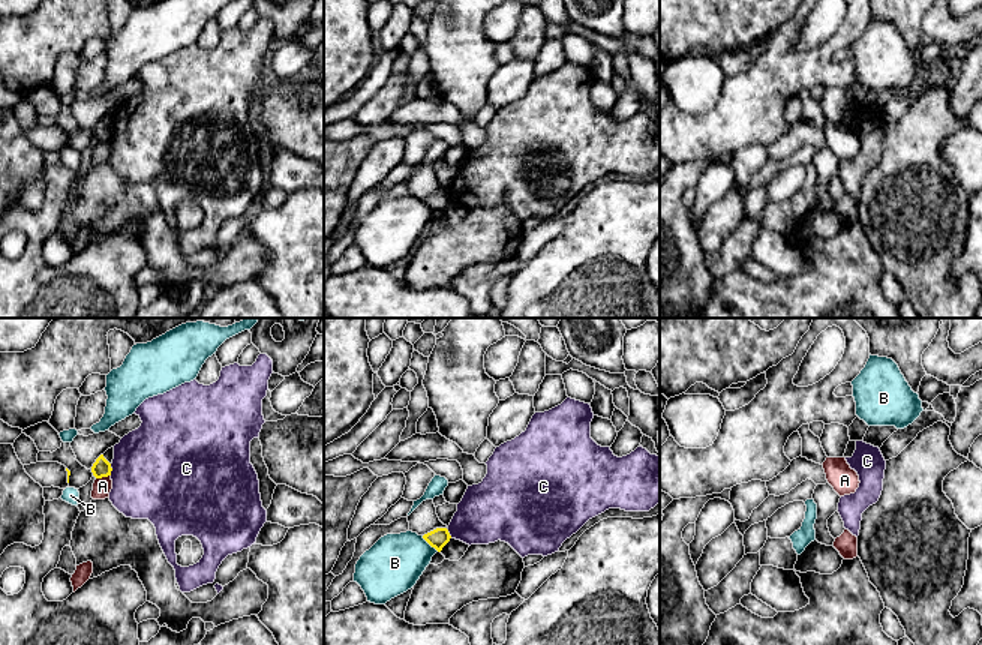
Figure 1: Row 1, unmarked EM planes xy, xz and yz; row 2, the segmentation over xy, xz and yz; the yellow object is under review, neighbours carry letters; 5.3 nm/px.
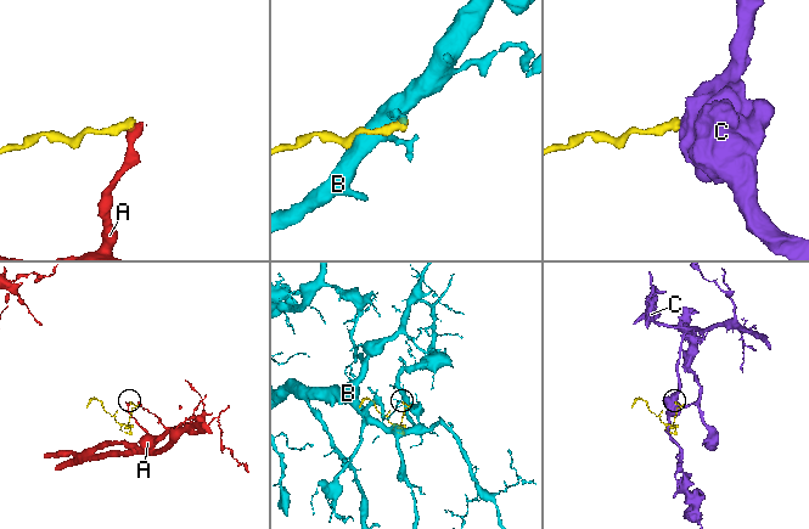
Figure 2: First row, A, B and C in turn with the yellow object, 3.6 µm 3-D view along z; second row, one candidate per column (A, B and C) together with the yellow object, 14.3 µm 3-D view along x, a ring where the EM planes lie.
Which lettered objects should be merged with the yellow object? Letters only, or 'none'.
none

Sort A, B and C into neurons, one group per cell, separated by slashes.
A / B / C

